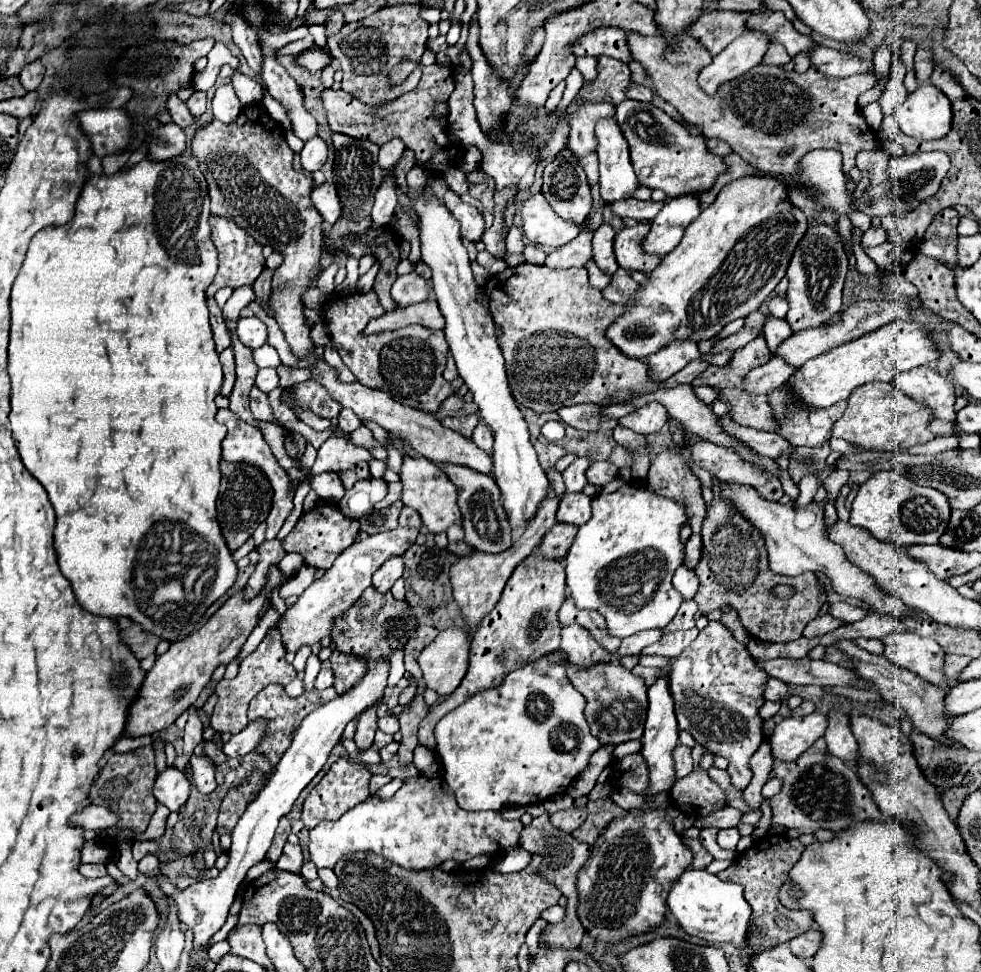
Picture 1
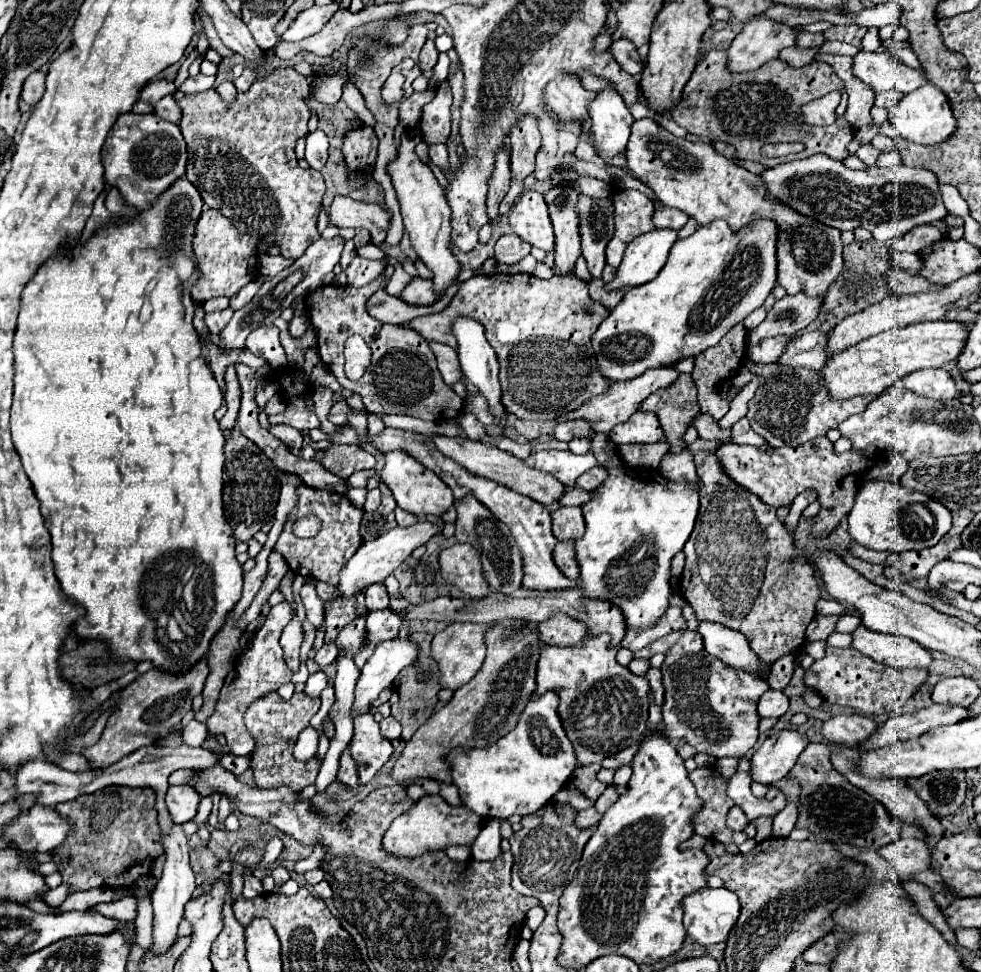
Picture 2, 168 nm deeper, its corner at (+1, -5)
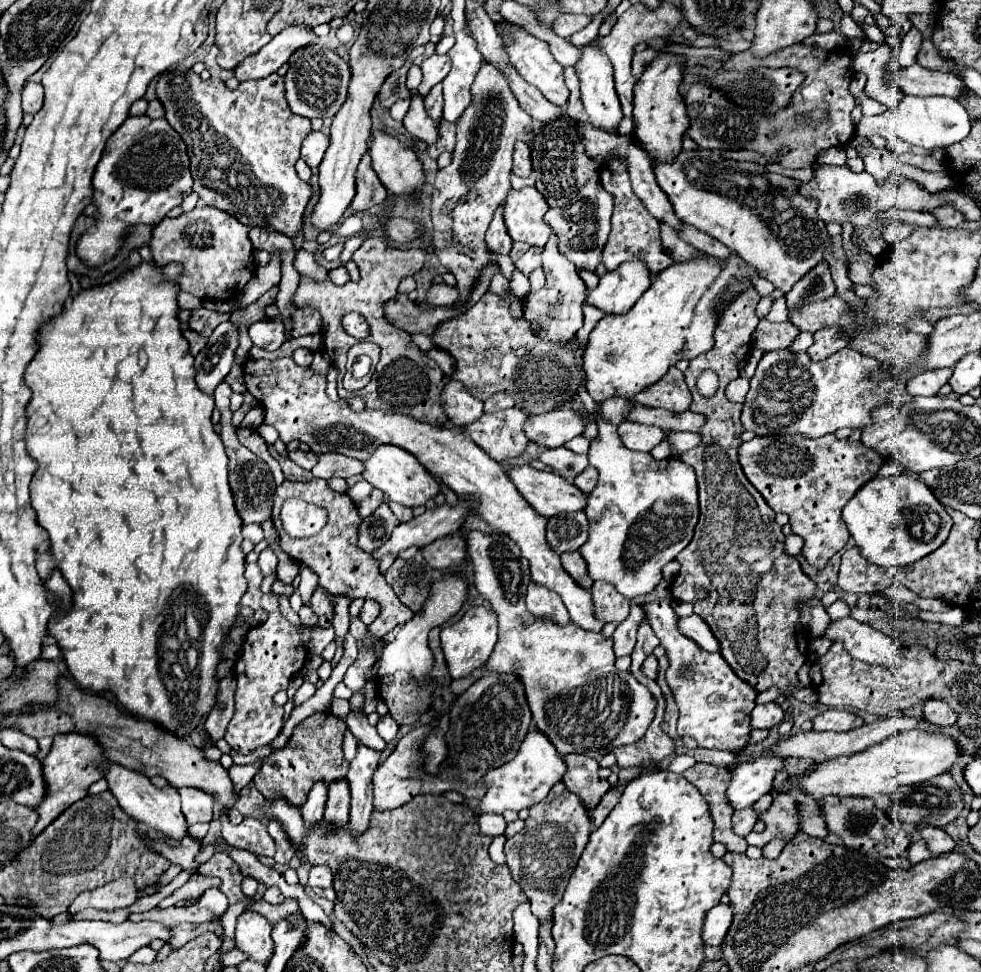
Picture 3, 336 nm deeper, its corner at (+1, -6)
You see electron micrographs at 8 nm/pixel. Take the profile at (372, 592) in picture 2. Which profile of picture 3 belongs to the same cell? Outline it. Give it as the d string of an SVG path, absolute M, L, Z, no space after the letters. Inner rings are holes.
M365 601L365 605L363 605L363 609L361 609L361 615L359 615L359 619L365 623L365 625L369 625L369 623L373 623L375 619L377 619L377 615L379 615L379 603L377 601Z

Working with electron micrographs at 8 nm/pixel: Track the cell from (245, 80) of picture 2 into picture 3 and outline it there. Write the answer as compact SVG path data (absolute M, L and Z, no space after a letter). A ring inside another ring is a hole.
M303 25L287 27L285 31L275 35L259 53L243 59L243 63L239 63L233 69L233 73L239 81L263 79L263 77L275 73L283 63L287 63L287 59L291 57L291 53L295 49L309 45L313 39L315 39L315 35L311 33L311 29L307 29Z

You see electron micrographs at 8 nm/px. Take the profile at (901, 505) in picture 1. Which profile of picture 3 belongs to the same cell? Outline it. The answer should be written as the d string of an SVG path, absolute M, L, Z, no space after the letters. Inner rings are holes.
M915 475L875 477L865 483L843 509L843 521L859 553L881 567L905 567L939 549L951 531L951 517L931 489Z

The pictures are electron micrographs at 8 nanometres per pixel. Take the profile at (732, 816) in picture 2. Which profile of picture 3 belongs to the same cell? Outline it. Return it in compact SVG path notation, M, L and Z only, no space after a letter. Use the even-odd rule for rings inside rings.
M751 807L733 813L733 831L741 837L747 837L753 831L755 823L757 823L757 811Z

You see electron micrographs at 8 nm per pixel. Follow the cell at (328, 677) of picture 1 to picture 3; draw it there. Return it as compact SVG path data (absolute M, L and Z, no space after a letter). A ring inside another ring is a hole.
M303 683L303 685L297 689L295 697L293 697L293 705L295 705L295 707L301 705L301 703L307 701L309 697L313 697L313 693L315 693L315 685L313 685L313 683Z

